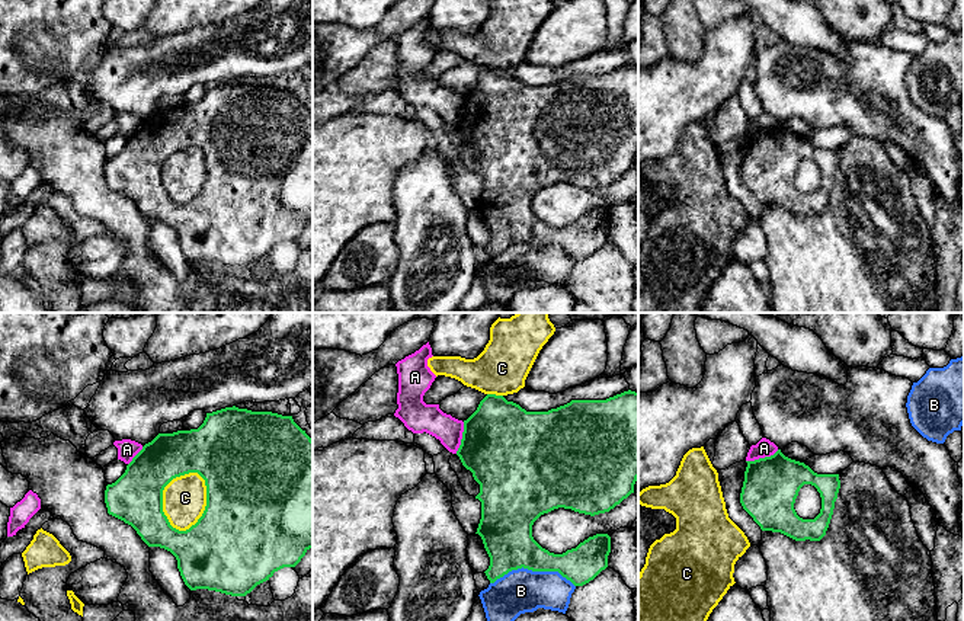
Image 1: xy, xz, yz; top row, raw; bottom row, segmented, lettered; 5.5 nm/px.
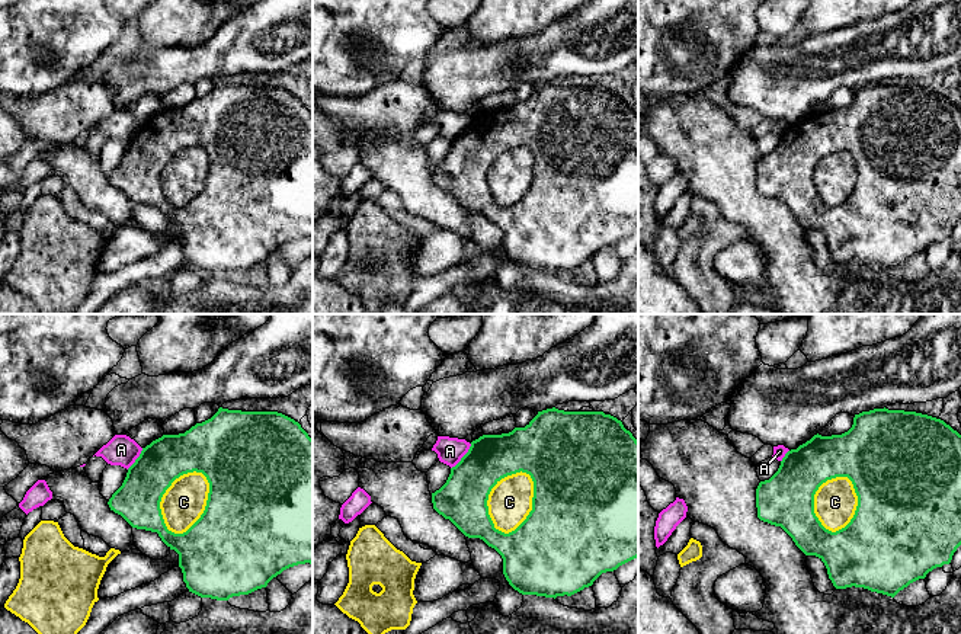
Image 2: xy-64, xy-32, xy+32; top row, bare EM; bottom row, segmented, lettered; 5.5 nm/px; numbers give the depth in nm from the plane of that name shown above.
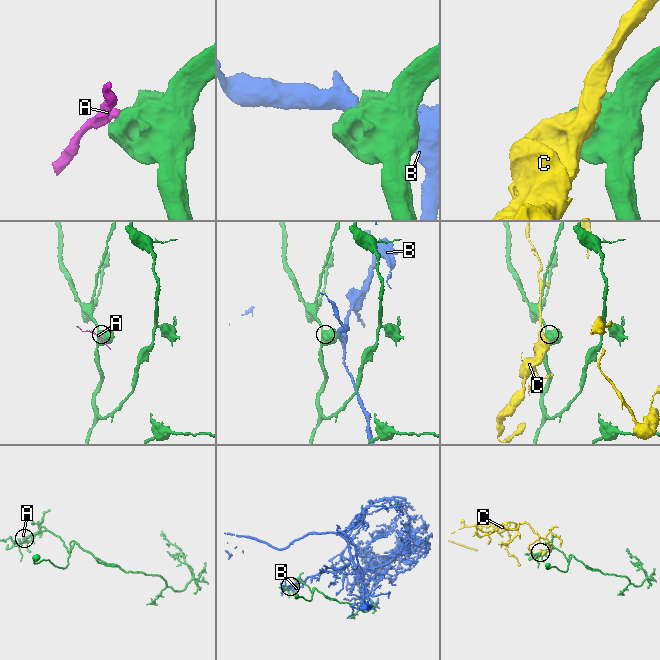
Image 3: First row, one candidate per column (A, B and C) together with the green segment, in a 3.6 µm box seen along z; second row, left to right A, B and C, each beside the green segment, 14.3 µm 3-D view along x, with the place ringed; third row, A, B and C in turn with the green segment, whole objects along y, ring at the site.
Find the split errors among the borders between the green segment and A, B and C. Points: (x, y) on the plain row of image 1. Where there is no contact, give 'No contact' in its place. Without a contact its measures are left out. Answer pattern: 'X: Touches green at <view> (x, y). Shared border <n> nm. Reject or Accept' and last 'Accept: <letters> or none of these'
A: Touches green at yz (762, 133). Shared border 200 nm. Reject
B: Touches green at xz (532, 245). Shared border 480 nm. Reject
C: Touches green at xy (207, 179). Shared border 340 nm. Reject
Accept: none of these

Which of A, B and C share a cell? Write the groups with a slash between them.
A / B / C

